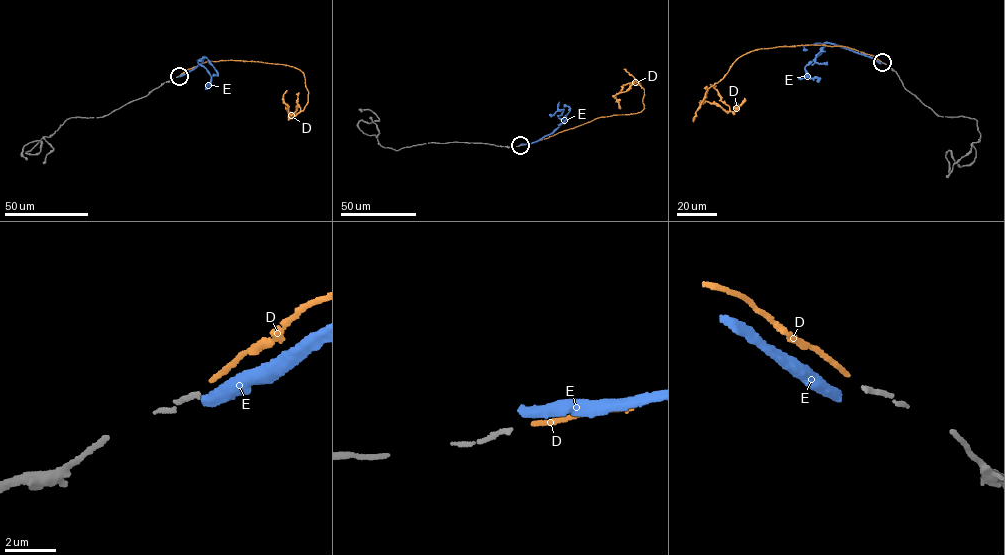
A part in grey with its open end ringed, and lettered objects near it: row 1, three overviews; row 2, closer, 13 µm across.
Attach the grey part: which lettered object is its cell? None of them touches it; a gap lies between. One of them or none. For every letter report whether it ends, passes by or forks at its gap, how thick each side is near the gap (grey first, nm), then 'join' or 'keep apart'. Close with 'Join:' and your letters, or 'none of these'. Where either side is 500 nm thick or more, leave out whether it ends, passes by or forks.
D: it ends; calibres 190 and 190 nm; join
E: it ends; calibres 190 and 420 nm; keep apart
Join: D

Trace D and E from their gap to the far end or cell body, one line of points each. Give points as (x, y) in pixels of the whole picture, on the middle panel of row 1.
D: (521, 145), (600, 117), (640, 112), (644, 93), (636, 80), (617, 94), (633, 81)
E: (520, 144), (539, 140), (563, 121), (557, 115), (563, 109), (549, 114)

